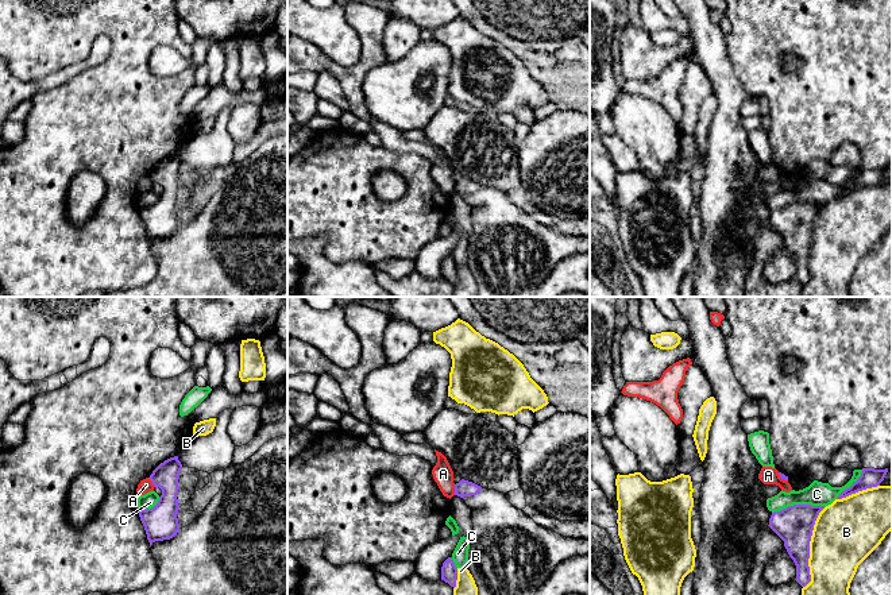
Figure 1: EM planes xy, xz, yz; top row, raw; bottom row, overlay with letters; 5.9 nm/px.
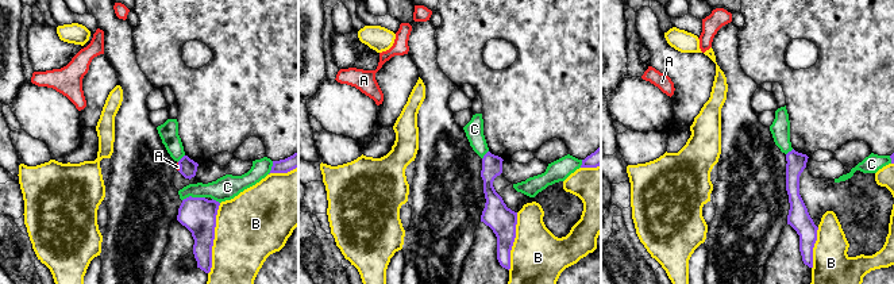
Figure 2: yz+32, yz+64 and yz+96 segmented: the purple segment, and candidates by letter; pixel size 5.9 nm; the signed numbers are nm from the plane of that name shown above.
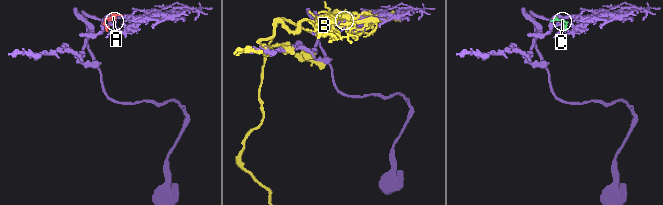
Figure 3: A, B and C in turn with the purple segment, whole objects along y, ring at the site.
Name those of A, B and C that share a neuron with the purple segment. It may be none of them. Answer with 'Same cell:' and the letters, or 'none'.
Same cell: none

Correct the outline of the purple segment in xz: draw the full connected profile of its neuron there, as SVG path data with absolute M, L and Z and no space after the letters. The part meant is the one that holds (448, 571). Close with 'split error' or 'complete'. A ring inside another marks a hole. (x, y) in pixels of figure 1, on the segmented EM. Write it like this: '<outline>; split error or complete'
M448 557L441 567L441 580L448 583L451 587L456 587L457 580L457 568L452 560L452 557Z; complete

